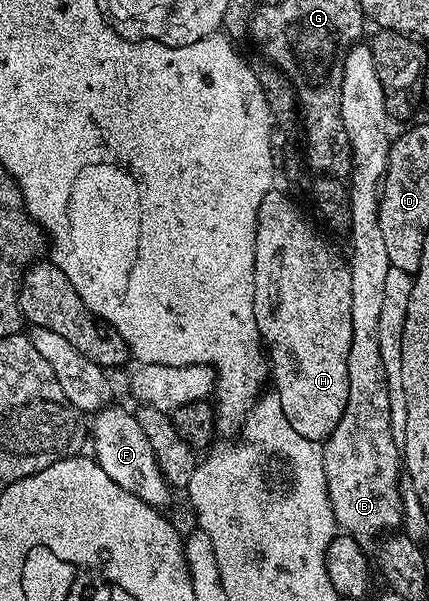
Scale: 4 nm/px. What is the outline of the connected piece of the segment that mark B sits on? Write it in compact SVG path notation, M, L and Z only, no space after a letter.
M358 42L345 53L345 61L343 62L343 90L339 98L339 106L341 107L341 117L343 118L343 126L345 133L349 139L349 145L353 151L353 168L349 171L347 184L349 189L349 213L351 214L351 222L349 223L349 231L347 239L353 247L353 253L348 253L347 263L349 273L351 274L351 354L347 354L347 378L349 379L349 389L347 390L347 406L343 410L343 418L339 418L339 426L335 426L335 430L323 442L321 453L323 454L323 474L327 474L327 494L331 502L331 510L333 517L337 520L338 529L344 530L348 535L354 536L356 540L362 542L376 541L382 534L392 533L394 530L400 529L403 524L403 513L401 510L401 481L403 479L403 452L399 445L395 442L395 438L391 434L391 418L389 410L391 408L390 399L387 398L387 374L383 374L383 358L379 354L379 309L383 307L383 289L385 288L387 279L387 270L391 267L387 258L387 246L383 243L383 230L379 226L377 219L379 218L379 202L381 201L381 185L385 179L385 171L387 170L387 162L389 161L389 146L391 143L391 135L389 136L388 124L391 124L391 117L385 99L383 98L383 86L379 86L379 74L375 74L375 58L371 54L368 43Z

